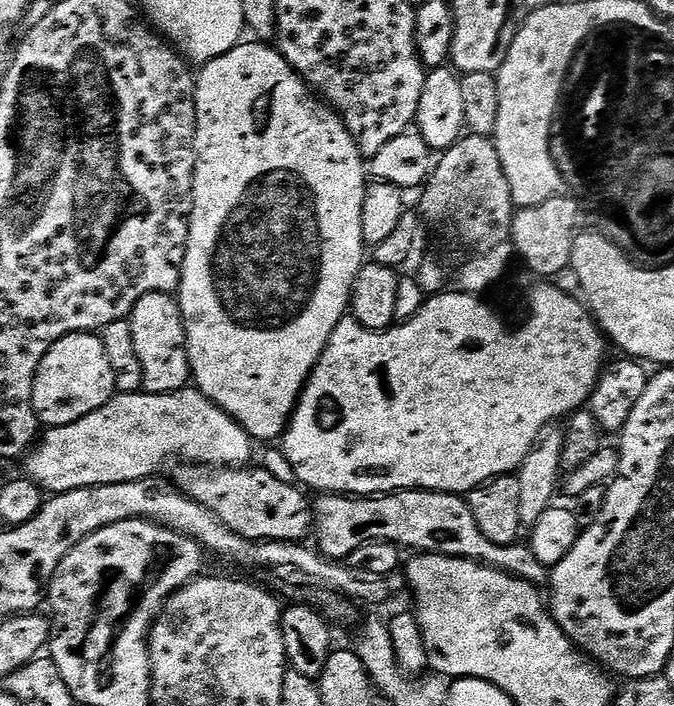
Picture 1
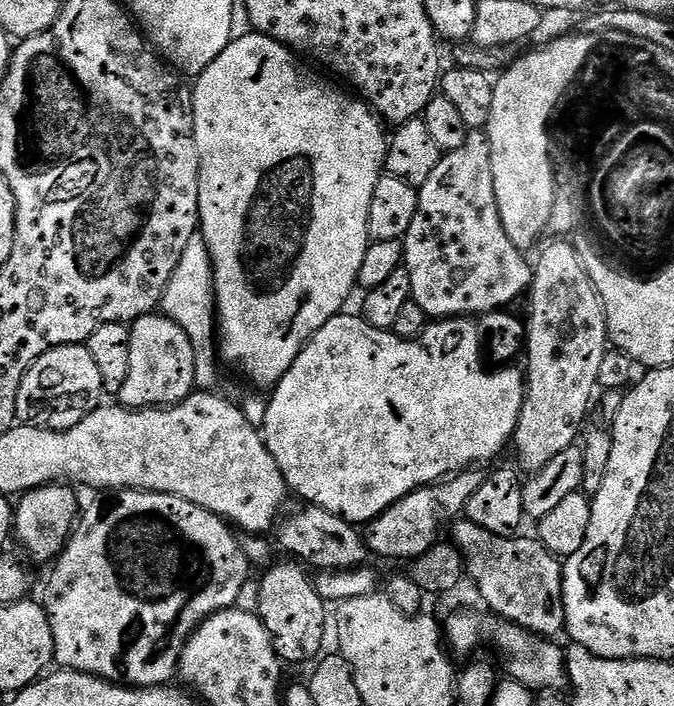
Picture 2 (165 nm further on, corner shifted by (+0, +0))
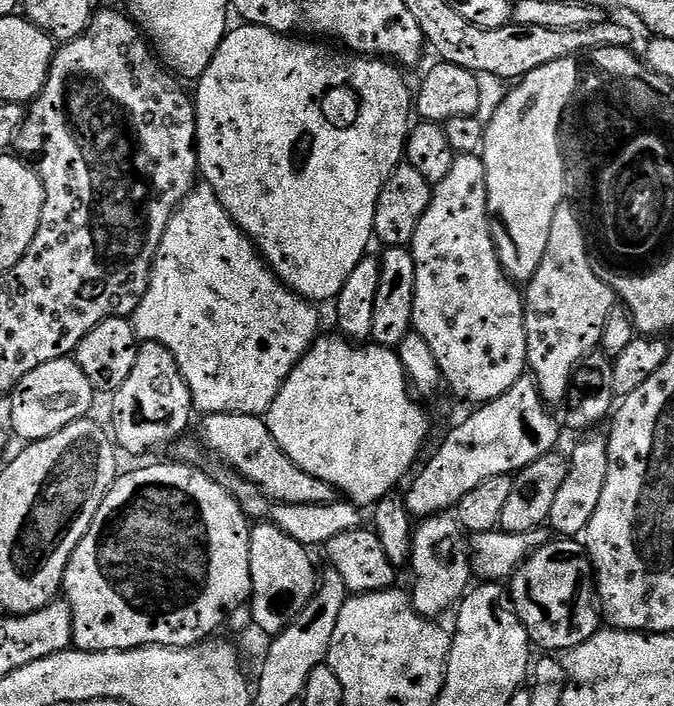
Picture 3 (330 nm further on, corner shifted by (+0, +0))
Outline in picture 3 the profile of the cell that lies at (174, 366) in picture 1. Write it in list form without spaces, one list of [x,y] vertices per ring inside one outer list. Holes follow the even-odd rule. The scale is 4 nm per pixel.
[[[153,340],[140,344],[138,358],[134,358],[134,370],[130,370],[130,378],[122,382],[117,392],[111,393],[110,400],[111,435],[115,443],[132,456],[164,448],[167,444],[175,445],[187,433],[184,431],[194,417],[190,390],[186,386],[186,378],[182,378],[182,370],[178,370],[178,362],[174,362],[174,354]]]

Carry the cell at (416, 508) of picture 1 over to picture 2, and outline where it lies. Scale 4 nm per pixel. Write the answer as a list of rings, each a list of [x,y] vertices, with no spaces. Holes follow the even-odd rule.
[[[467,518],[457,519],[451,528],[451,543],[464,557],[467,575],[477,584],[483,607],[489,613],[522,626],[535,636],[556,638],[559,632],[561,635],[565,631],[562,598],[564,566],[561,557],[546,550],[539,539],[523,540],[520,534],[490,534],[490,530],[482,530],[482,526]]]

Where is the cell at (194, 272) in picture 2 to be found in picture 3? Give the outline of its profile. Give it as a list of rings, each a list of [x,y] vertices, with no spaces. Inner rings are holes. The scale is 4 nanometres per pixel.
[[[200,182],[193,188],[191,194],[181,202],[180,208],[170,218],[170,226],[166,226],[166,234],[162,234],[160,249],[155,262],[152,263],[152,277],[148,283],[148,289],[140,305],[132,311],[130,319],[136,331],[137,341],[153,340],[166,346],[166,350],[170,350],[170,354],[174,354],[174,362],[178,362],[178,370],[182,370],[182,378],[186,378],[192,406],[197,413],[210,416],[214,414],[250,414],[251,416],[263,417],[274,402],[274,398],[278,398],[278,390],[282,390],[290,370],[294,370],[294,366],[298,366],[301,358],[312,349],[312,343],[316,337],[321,335],[320,312],[316,308],[319,307],[313,301],[304,300],[298,293],[291,292],[274,275],[271,268],[268,267],[267,260],[261,256],[259,248],[233,222],[230,214],[226,214],[222,202],[218,202],[216,191],[209,184]]]

